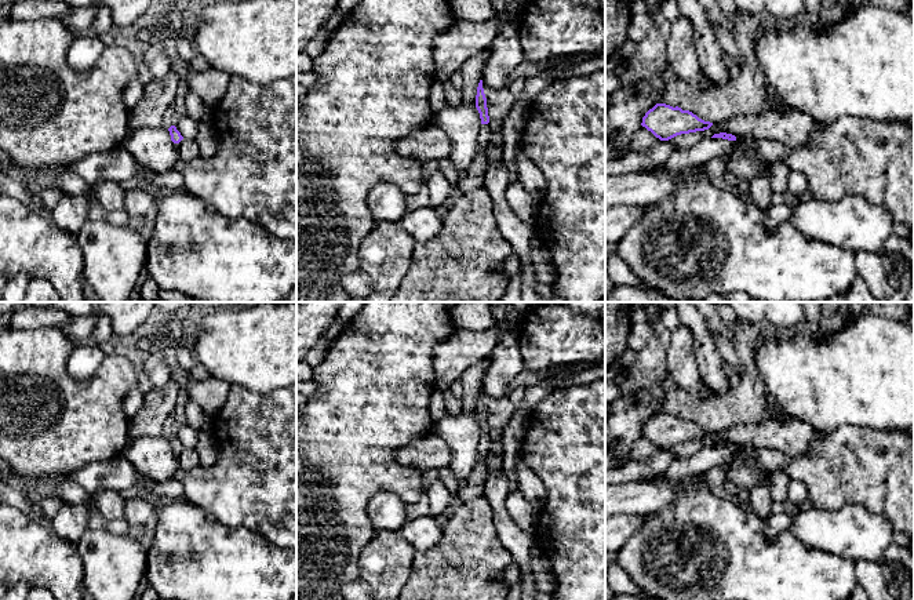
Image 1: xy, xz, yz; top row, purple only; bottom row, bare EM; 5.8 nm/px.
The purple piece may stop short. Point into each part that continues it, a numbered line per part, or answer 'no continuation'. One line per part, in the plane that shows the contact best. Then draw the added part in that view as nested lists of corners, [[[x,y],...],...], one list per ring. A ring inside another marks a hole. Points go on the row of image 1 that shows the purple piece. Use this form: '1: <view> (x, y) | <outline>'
1: xz (483, 140) | [[[483,124],[481,131],[477,137],[478,149],[487,149],[491,137],[491,124]]]

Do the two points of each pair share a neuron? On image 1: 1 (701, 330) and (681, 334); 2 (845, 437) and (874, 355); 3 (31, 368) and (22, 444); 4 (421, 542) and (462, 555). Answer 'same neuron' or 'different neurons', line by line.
1: different neurons
2: different neurons
3: same neuron
4: different neurons

